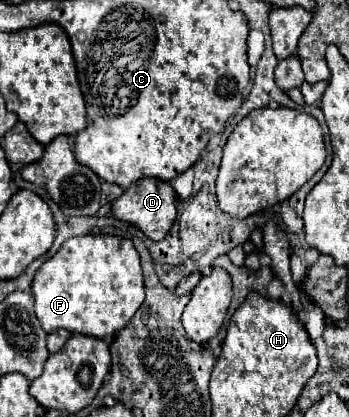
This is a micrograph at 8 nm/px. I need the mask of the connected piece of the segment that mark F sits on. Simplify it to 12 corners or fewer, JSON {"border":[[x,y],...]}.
{"border":[[73,236],[31,292],[47,334],[101,340],[145,300],[133,242]]}

